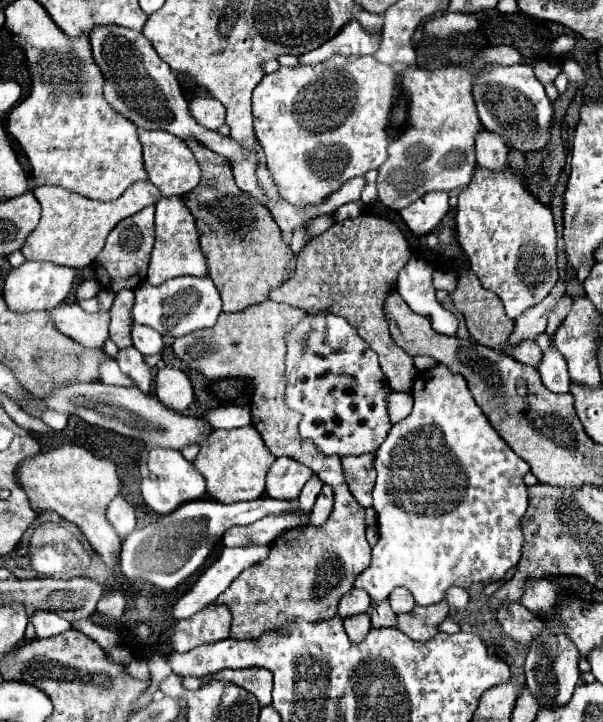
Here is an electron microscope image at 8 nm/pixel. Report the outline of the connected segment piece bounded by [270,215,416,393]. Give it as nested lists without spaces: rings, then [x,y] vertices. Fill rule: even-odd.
[[[360,215],[346,223],[336,223],[328,231],[314,237],[296,259],[296,271],[282,287],[270,293],[272,301],[294,305],[310,315],[334,313],[354,323],[358,335],[370,343],[378,353],[380,369],[396,391],[412,391],[416,369],[412,357],[408,357],[390,337],[390,329],[384,315],[384,303],[390,291],[396,289],[396,279],[402,267],[410,261],[410,247],[396,223]]]

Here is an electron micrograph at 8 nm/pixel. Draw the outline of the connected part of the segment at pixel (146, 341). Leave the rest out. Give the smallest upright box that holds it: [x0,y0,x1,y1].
[132,323,164,355]

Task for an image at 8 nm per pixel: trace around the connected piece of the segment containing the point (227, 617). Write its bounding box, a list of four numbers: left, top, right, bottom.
[172,603,232,653]

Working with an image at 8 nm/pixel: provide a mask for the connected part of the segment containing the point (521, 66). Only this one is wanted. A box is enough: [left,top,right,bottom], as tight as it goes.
[472,63,554,153]

